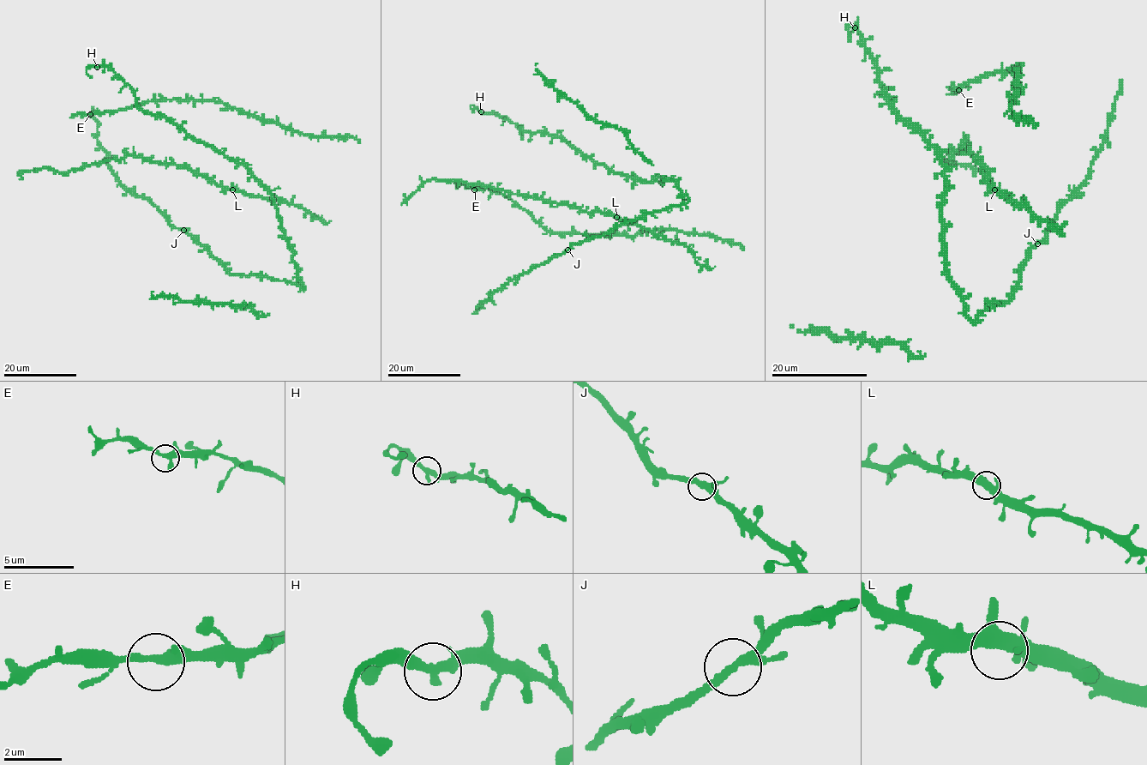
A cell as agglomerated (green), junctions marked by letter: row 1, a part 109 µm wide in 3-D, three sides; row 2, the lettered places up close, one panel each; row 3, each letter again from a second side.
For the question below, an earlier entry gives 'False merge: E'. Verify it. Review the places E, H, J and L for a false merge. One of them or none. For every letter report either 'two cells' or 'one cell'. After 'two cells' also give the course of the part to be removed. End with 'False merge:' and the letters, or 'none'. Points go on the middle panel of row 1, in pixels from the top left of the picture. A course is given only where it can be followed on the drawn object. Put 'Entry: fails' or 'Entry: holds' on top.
Entry: fails
E: one cell
H: one cell
J: one cell
L: one cell
False merge: none

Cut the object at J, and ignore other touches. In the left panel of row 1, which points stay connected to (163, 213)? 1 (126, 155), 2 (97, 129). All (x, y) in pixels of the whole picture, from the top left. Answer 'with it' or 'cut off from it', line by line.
1: cut off from it
2: with it

